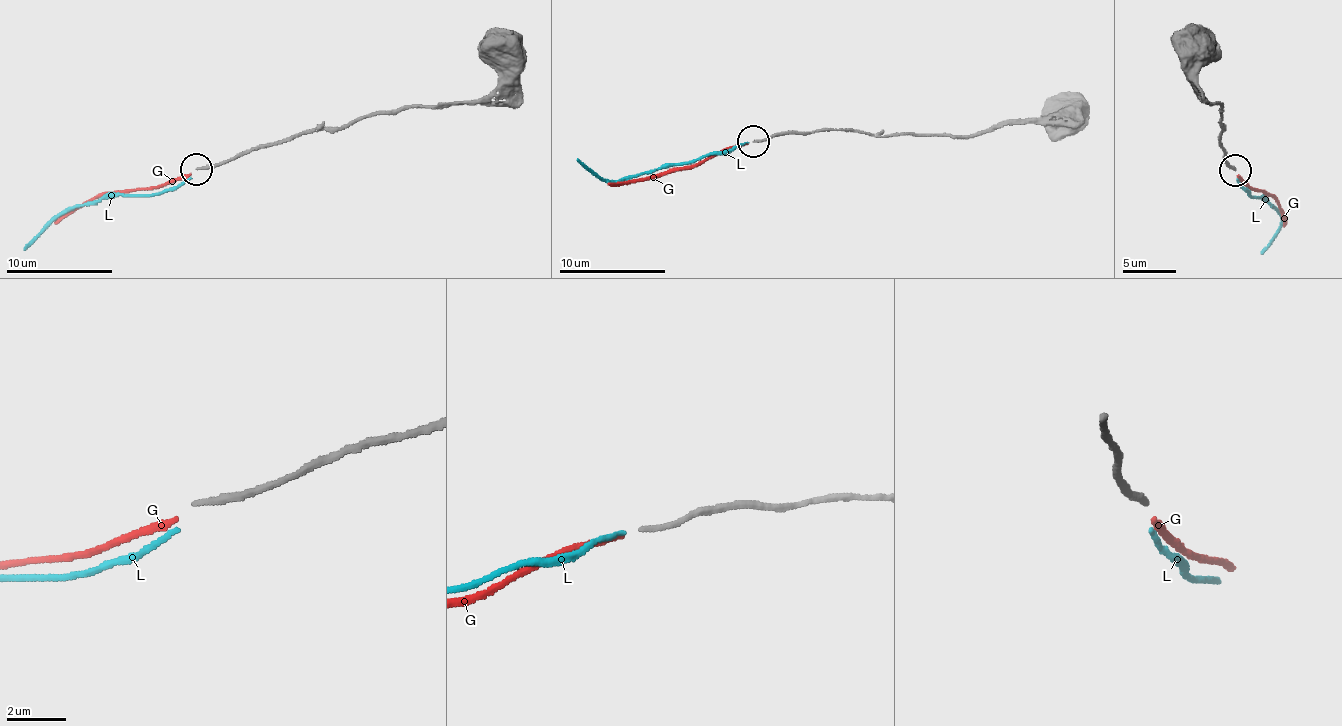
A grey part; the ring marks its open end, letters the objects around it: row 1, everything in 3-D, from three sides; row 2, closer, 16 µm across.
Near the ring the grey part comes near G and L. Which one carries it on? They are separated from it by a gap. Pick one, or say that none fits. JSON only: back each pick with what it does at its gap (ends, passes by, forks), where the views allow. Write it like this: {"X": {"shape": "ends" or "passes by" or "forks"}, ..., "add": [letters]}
{"add": []}

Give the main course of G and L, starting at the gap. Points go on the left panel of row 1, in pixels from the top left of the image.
G: (190, 173), (140, 190), (95, 196), (55, 223)
L: (190, 176), (161, 192), (108, 195), (63, 212), (25, 249)

